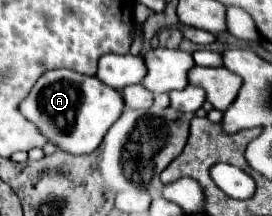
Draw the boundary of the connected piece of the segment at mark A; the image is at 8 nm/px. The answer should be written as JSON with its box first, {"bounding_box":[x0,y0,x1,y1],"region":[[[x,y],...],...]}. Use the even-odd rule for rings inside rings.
{"bounding_box":[21,70,123,154],"region":[[[49,70],[45,72],[21,102],[21,114],[31,120],[49,142],[71,154],[87,154],[95,150],[107,130],[123,112],[123,98],[119,90],[105,86],[97,76],[85,76],[73,70]]]}

